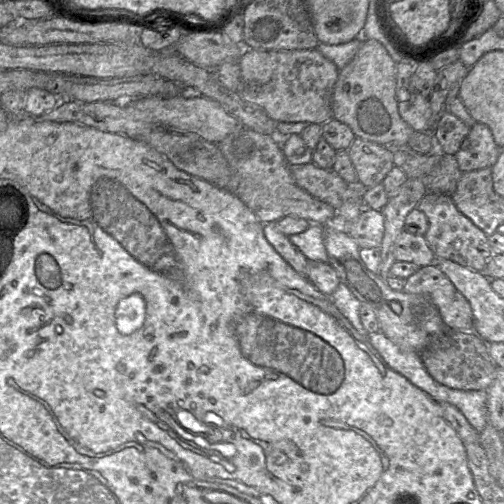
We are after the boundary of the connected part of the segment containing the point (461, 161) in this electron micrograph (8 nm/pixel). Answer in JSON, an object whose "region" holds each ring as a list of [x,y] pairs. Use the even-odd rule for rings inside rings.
{"region":[[[475,123],[454,156],[462,172],[491,169],[501,150],[495,143],[489,127]]]}

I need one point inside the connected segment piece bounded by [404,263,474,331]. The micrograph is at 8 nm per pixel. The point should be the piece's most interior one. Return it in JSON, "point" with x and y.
{"point":[455,310]}

